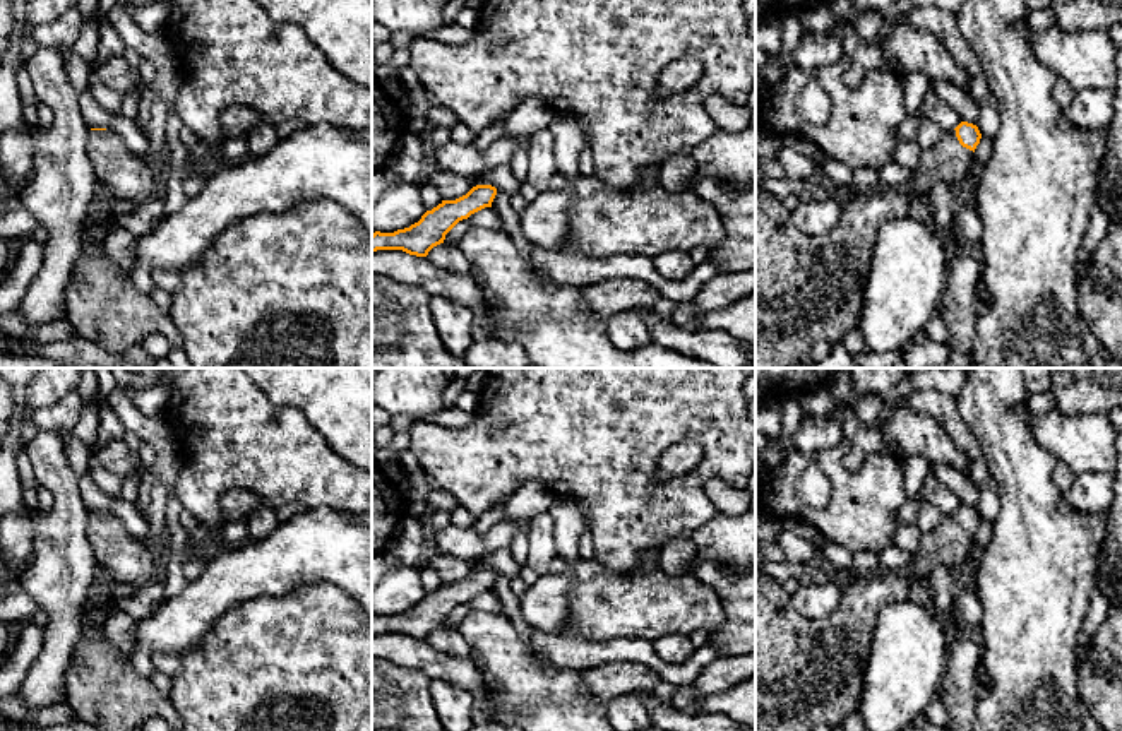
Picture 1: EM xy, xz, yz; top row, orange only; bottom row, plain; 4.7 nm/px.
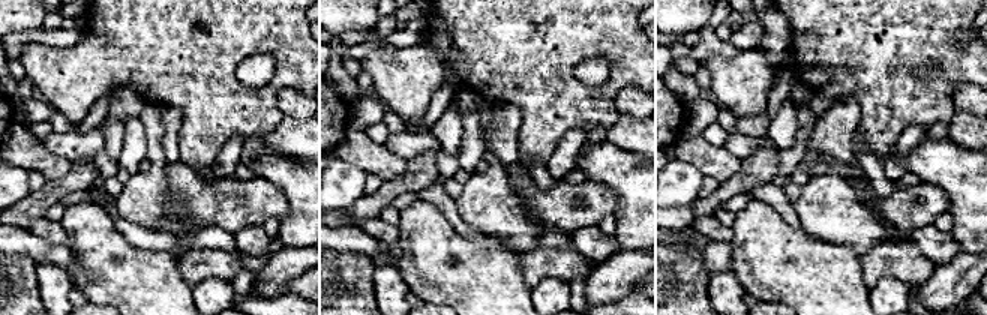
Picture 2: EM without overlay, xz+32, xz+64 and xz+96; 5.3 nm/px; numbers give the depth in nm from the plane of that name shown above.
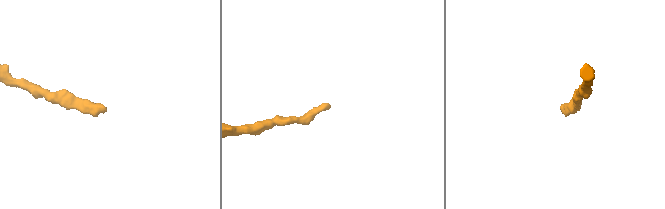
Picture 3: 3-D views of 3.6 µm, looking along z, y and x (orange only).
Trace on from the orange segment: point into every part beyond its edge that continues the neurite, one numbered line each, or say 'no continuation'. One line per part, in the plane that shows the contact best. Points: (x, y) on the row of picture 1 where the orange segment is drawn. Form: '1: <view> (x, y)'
1: yz (807, 290)

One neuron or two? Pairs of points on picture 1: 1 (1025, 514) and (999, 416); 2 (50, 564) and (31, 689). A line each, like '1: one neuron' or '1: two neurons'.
1: one neuron
2: one neuron

